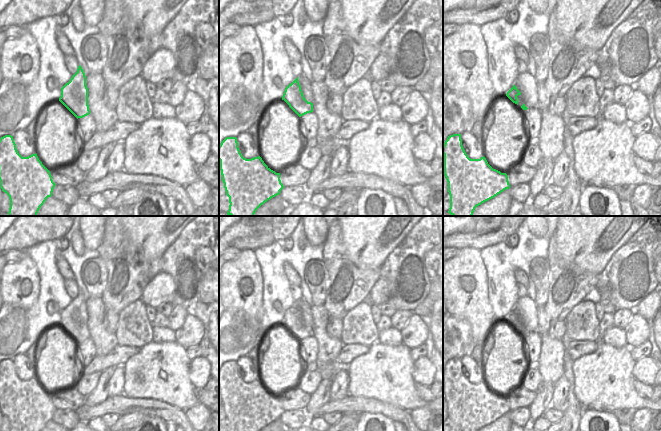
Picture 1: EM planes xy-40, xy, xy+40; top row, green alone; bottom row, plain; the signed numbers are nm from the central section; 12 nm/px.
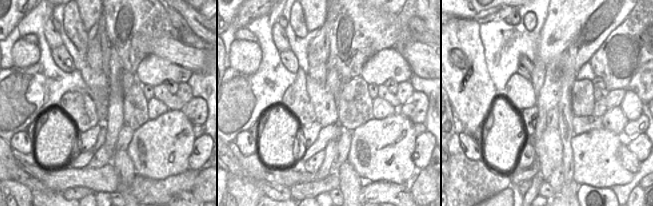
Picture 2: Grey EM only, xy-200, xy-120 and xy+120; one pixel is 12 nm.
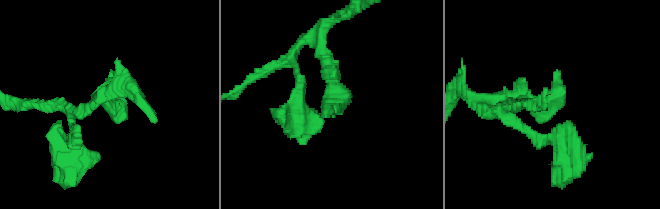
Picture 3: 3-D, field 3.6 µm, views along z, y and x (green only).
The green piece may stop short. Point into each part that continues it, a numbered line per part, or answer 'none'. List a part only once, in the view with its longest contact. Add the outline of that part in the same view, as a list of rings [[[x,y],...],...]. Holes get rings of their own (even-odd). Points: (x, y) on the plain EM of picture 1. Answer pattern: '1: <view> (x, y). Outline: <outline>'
none.

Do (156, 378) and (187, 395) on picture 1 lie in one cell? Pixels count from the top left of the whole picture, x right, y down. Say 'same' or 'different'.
same

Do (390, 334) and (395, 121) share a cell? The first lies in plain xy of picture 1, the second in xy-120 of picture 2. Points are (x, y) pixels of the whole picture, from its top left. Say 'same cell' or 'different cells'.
different cells

